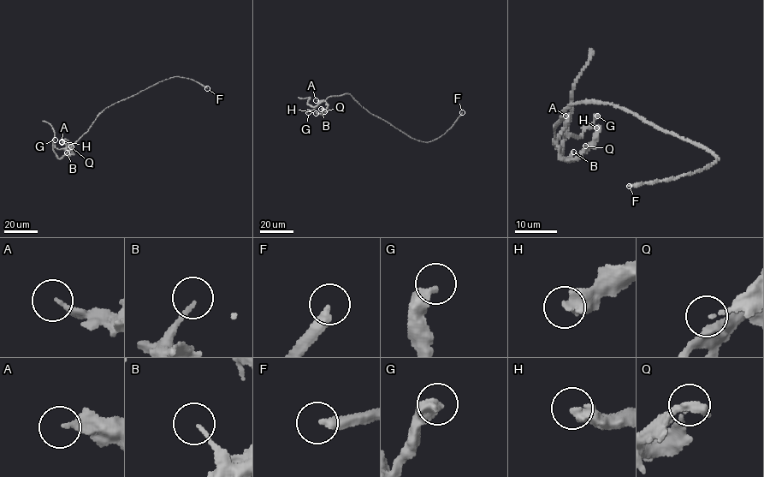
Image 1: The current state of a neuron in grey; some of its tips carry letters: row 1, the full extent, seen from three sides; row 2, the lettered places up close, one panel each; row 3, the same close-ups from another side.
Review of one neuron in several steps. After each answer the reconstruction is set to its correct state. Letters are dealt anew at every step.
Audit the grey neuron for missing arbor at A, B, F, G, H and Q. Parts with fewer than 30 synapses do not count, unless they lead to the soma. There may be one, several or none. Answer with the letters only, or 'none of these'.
F

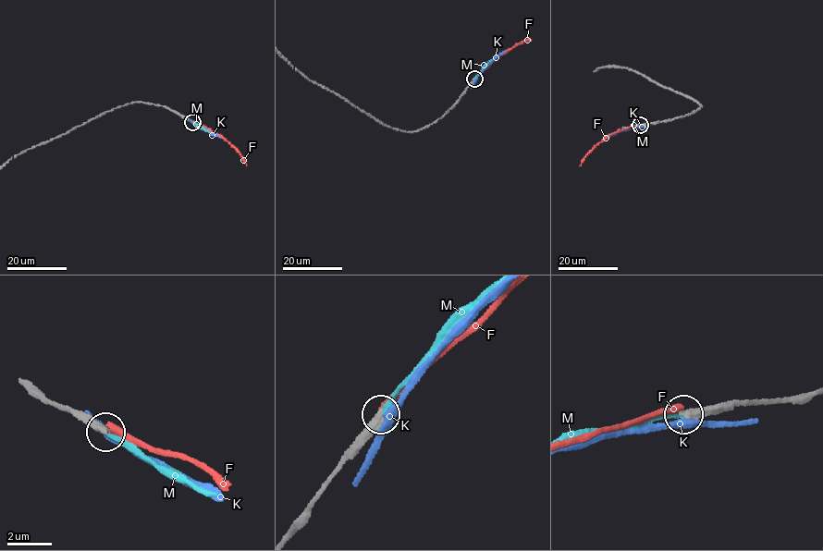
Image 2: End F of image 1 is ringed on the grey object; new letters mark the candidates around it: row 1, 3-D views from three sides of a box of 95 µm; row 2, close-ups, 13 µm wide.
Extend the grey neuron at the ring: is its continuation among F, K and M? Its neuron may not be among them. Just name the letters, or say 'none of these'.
M

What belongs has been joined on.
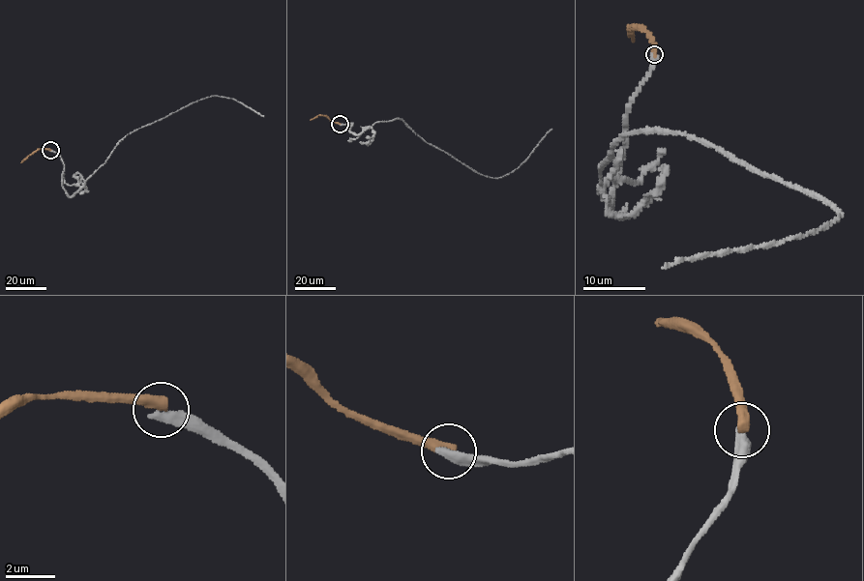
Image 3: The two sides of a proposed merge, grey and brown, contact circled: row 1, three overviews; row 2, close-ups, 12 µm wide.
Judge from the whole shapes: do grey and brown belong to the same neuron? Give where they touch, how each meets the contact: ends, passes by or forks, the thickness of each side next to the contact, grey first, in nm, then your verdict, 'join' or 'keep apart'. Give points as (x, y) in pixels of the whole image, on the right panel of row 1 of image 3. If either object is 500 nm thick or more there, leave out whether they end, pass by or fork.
(654, 54) | 420/500 nm | keep apart

